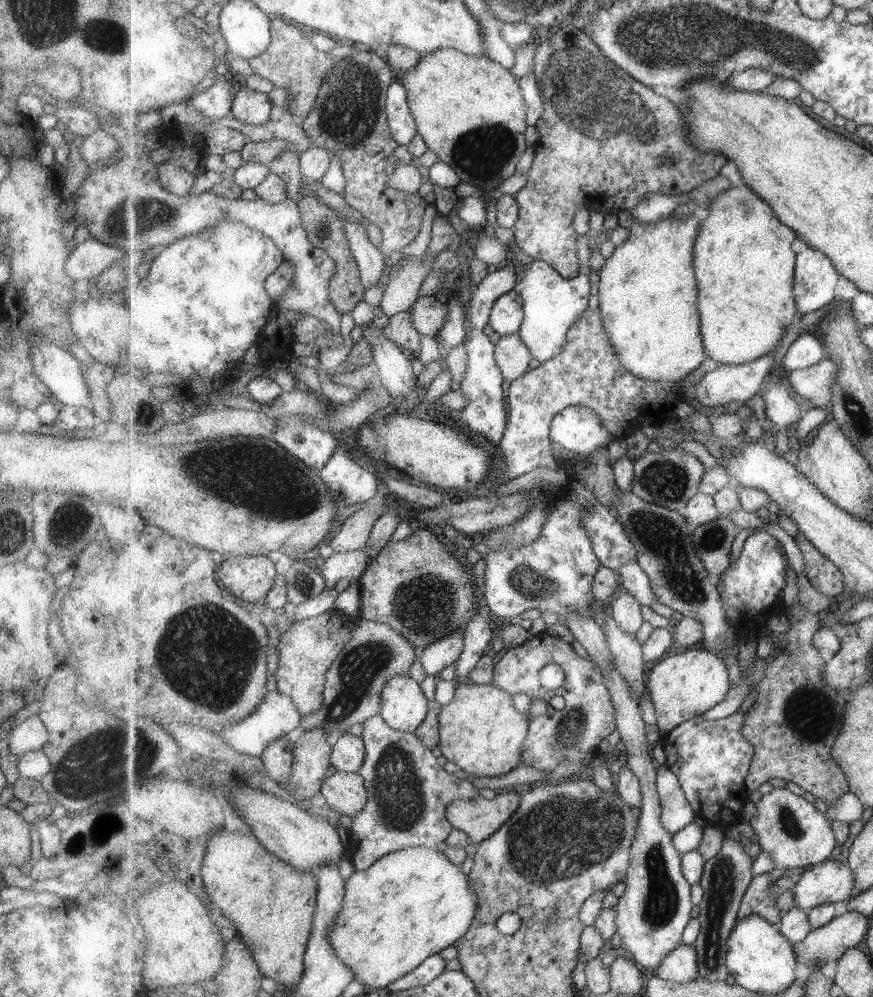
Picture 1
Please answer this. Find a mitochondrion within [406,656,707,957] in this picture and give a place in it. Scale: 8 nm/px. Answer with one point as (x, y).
(558, 838)

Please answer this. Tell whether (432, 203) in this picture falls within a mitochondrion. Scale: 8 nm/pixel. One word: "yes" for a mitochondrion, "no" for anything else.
no

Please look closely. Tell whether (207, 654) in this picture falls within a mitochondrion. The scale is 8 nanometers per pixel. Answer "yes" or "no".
yes

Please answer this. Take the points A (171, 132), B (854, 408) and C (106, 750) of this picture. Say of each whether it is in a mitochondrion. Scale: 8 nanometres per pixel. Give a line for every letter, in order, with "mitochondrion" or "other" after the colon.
A: other
B: mitochondrion
C: mitochondrion

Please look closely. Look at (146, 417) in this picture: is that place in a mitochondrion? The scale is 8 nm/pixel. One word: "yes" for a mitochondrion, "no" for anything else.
yes

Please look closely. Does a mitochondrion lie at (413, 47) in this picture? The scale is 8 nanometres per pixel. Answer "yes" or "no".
no

